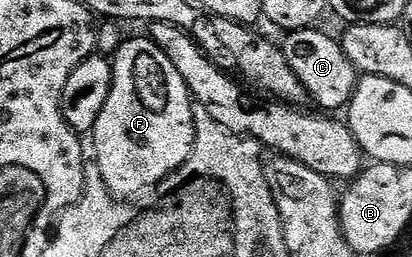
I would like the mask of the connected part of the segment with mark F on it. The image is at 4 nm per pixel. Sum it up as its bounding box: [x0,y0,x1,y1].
[91,38,195,202]

